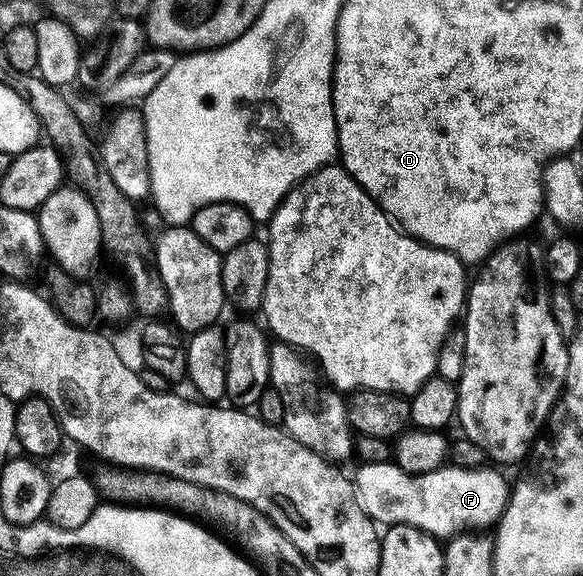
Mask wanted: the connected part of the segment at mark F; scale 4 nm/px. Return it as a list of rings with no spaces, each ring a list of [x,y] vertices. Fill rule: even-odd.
[[[372,461],[364,465],[354,476],[354,488],[356,501],[362,507],[367,517],[379,523],[381,526],[389,525],[413,525],[424,533],[431,533],[437,539],[448,539],[453,535],[471,527],[488,527],[499,522],[508,505],[510,481],[507,481],[501,470],[481,467],[478,469],[466,469],[463,467],[443,467],[429,473],[408,473],[399,465],[388,461]]]

